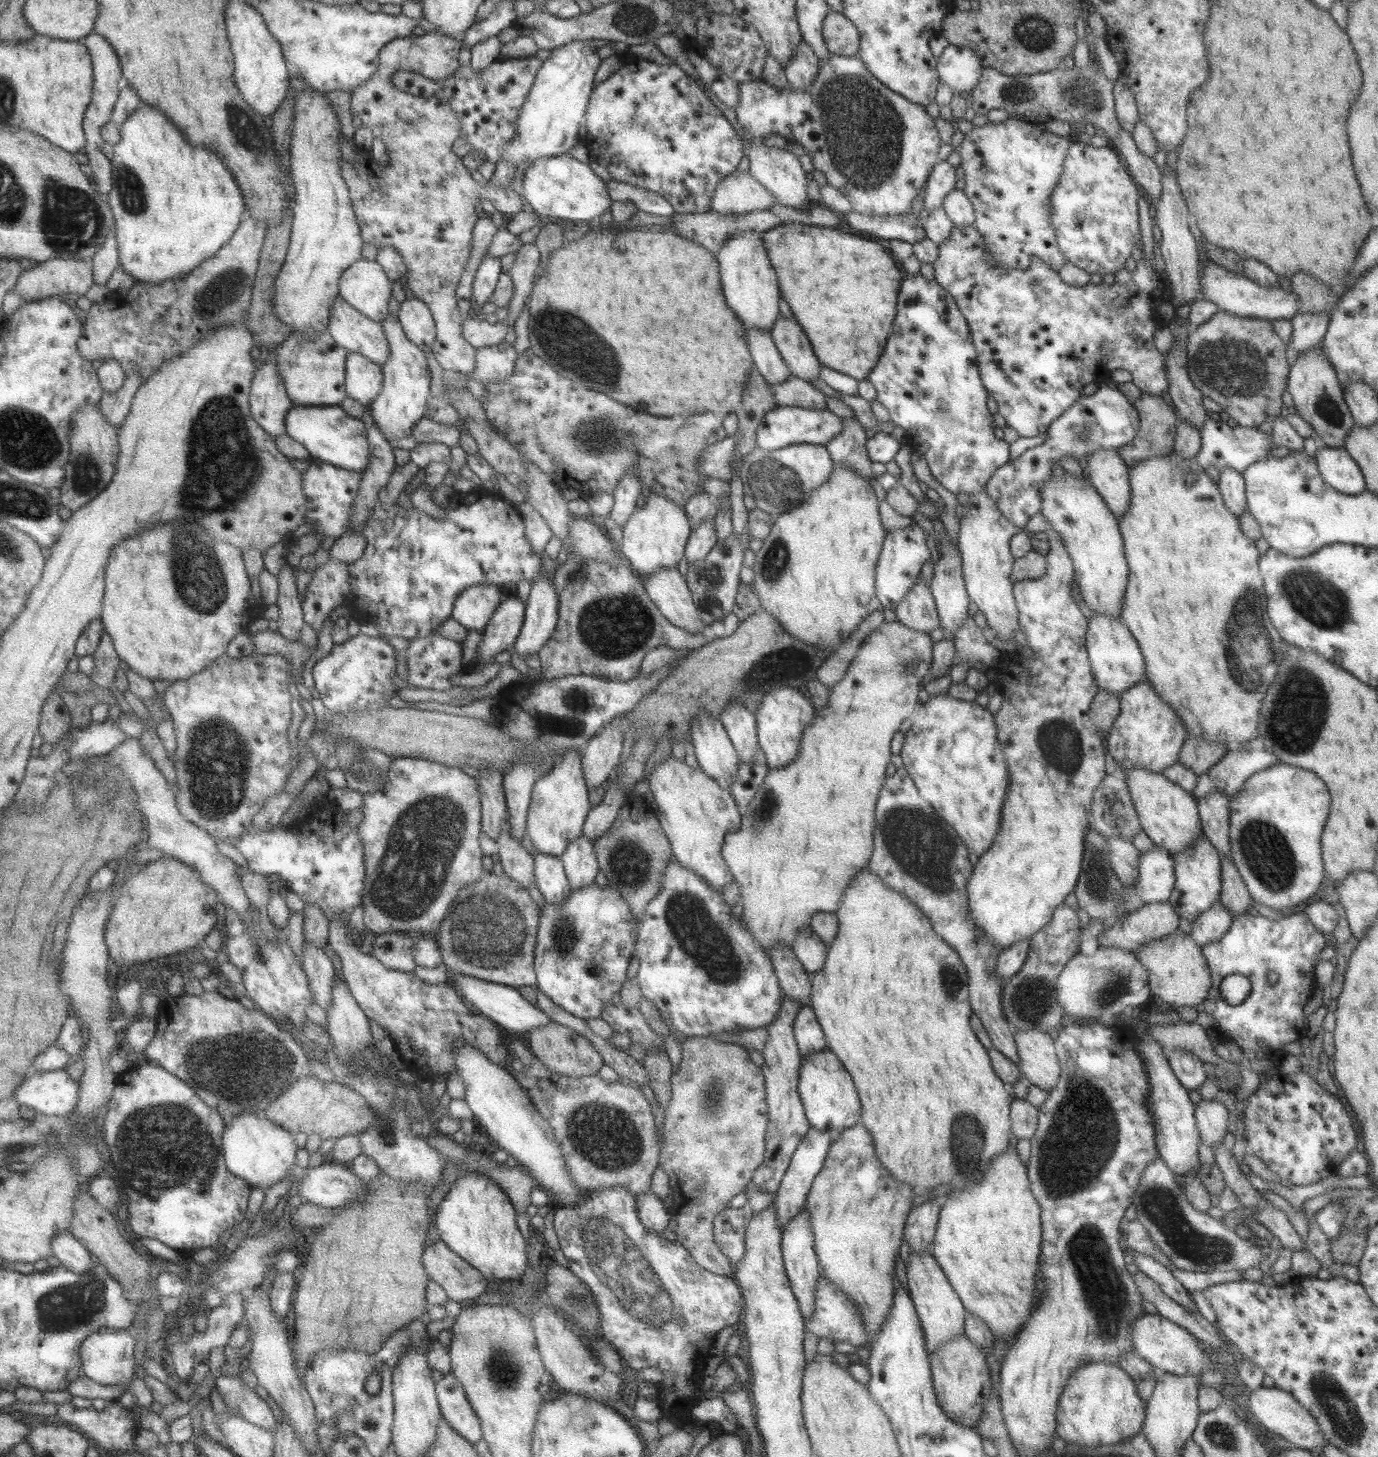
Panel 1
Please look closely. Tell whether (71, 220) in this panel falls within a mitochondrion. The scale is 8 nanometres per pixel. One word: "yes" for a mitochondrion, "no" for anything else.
yes

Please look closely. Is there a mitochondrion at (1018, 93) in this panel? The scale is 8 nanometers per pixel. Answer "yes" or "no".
yes

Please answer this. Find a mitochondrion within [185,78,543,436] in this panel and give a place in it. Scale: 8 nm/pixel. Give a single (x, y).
(221, 292)

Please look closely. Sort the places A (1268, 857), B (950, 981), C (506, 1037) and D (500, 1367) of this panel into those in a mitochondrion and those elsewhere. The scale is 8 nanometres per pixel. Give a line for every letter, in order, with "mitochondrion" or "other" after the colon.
A: mitochondrion
B: mitochondrion
C: other
D: mitochondrion

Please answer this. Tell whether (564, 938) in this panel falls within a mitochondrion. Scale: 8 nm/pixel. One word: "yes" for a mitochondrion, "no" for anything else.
yes

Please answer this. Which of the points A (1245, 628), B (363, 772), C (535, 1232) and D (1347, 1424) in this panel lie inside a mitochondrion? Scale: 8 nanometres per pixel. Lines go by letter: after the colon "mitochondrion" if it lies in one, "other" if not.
A: mitochondrion
B: mitochondrion
C: other
D: mitochondrion

